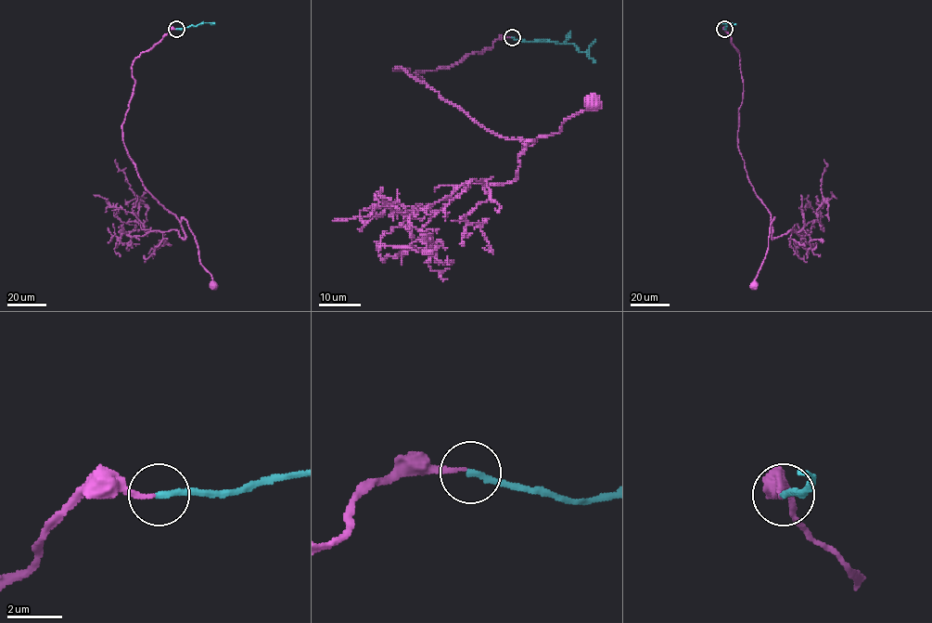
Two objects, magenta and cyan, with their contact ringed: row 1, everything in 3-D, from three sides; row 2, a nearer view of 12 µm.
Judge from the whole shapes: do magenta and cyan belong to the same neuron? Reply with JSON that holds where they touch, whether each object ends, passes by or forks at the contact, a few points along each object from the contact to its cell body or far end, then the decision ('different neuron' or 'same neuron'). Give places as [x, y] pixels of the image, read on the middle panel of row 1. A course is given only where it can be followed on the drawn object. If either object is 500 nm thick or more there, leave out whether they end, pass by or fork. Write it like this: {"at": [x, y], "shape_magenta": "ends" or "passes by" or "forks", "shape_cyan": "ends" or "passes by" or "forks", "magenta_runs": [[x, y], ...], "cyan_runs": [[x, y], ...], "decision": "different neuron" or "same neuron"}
{"at": [512, 37], "shape_magenta": "ends", "shape_cyan": "ends", "magenta_runs": [[511, 37], [455, 65], [415, 72], [421, 80], [394, 69], [524, 146], [558, 133], [592, 101]], "cyan_runs": [[511, 38], [568, 43], [580, 51], [586, 51], [595, 40]], "decision": "same neuron"}

